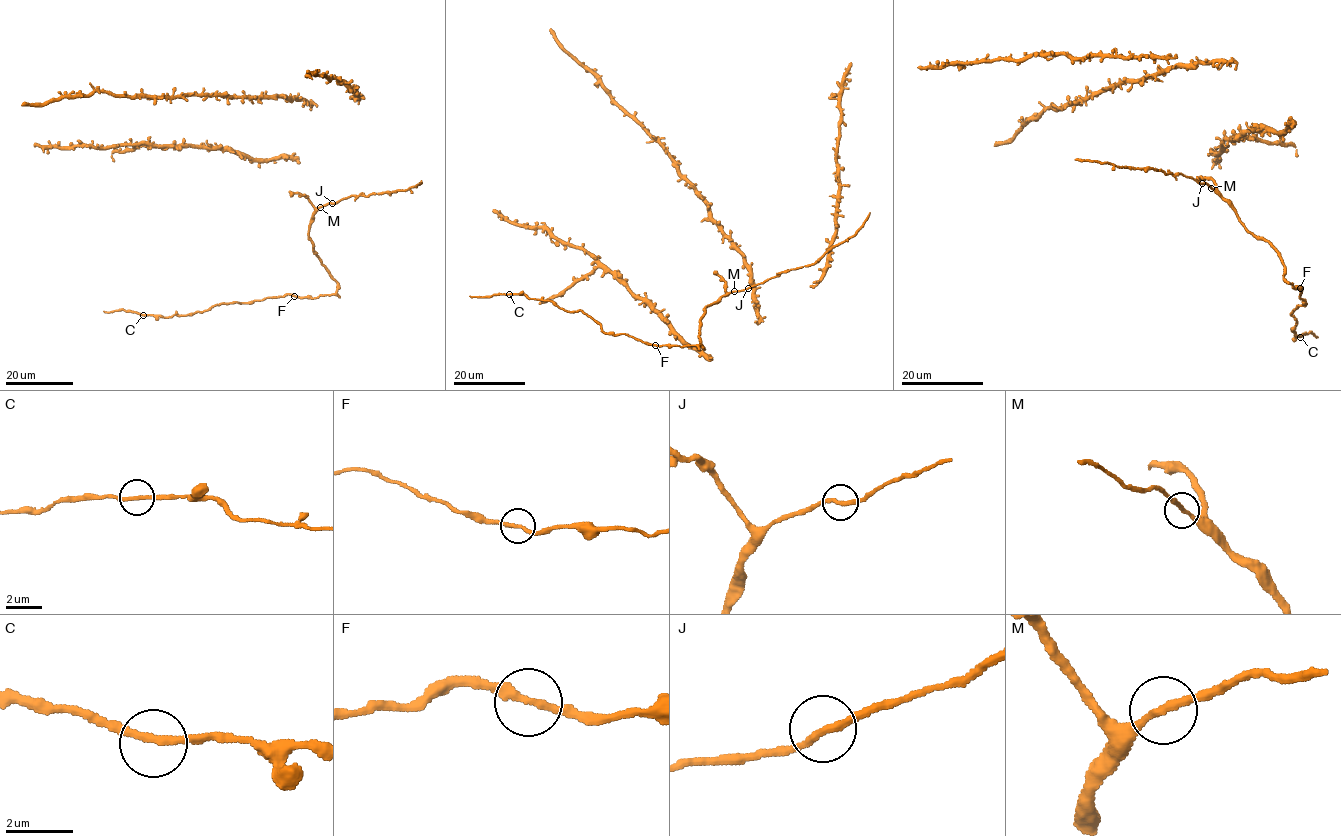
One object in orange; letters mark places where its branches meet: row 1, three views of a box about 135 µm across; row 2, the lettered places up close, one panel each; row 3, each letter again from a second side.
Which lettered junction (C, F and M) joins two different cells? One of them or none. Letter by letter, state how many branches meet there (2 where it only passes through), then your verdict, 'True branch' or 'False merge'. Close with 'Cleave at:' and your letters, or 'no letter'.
C: Branches: 2. True branch
F: Branches: 2. True branch
M: Branches: 2. True branch
Cleave at: no letter

